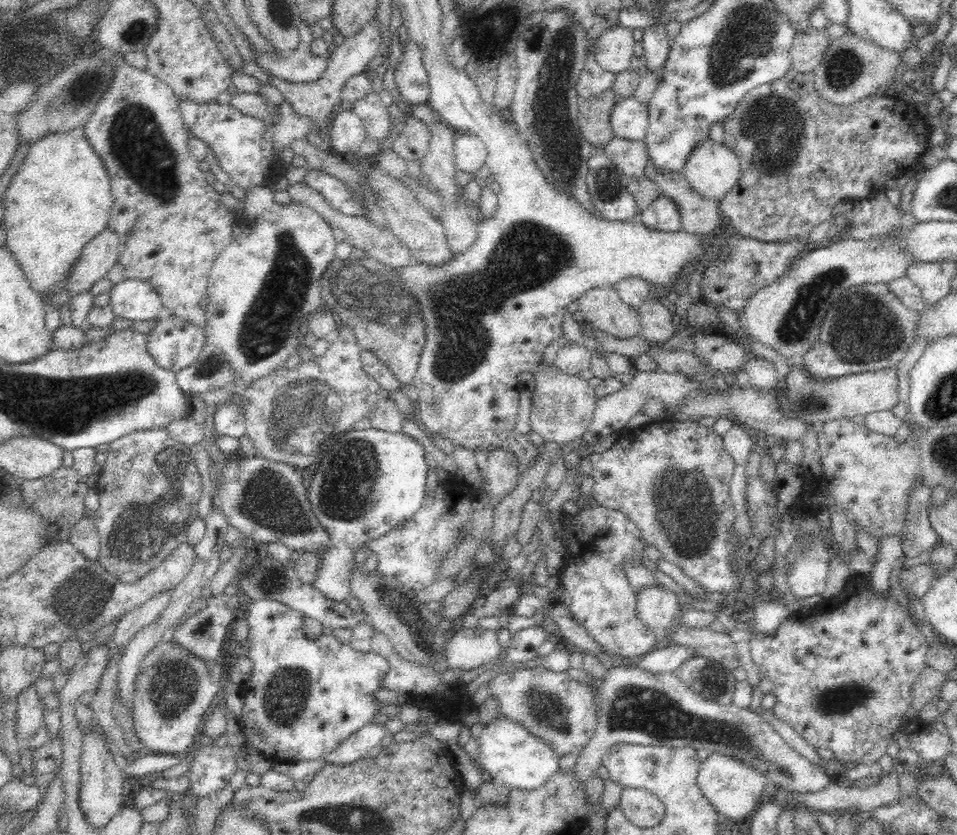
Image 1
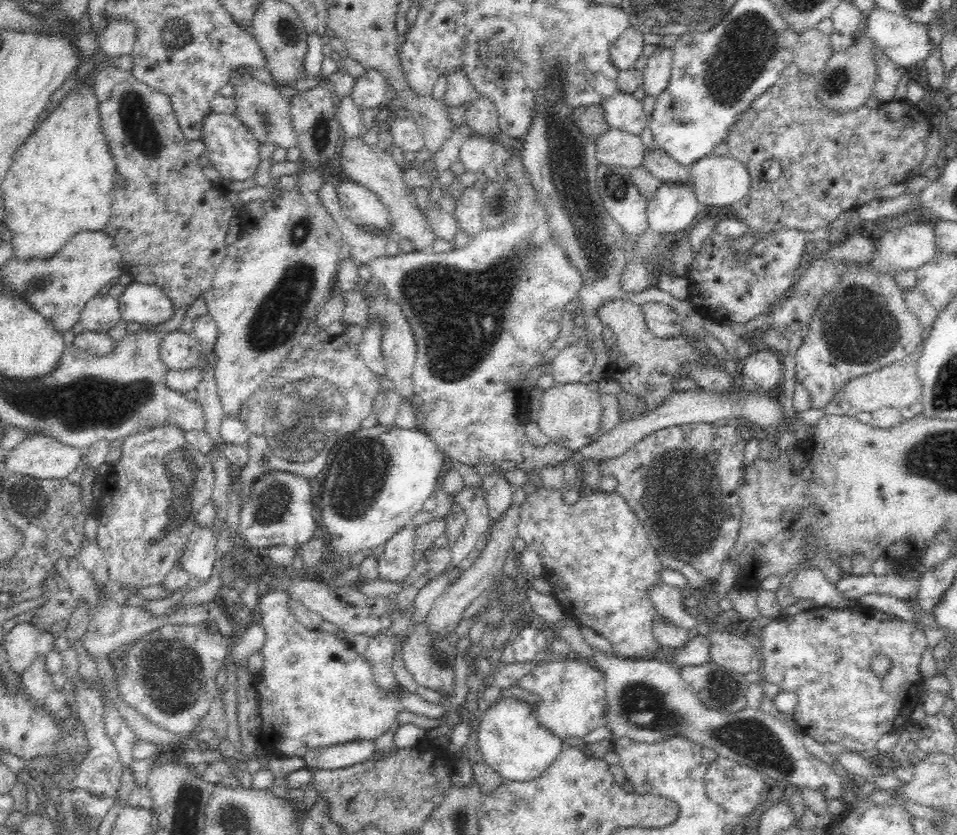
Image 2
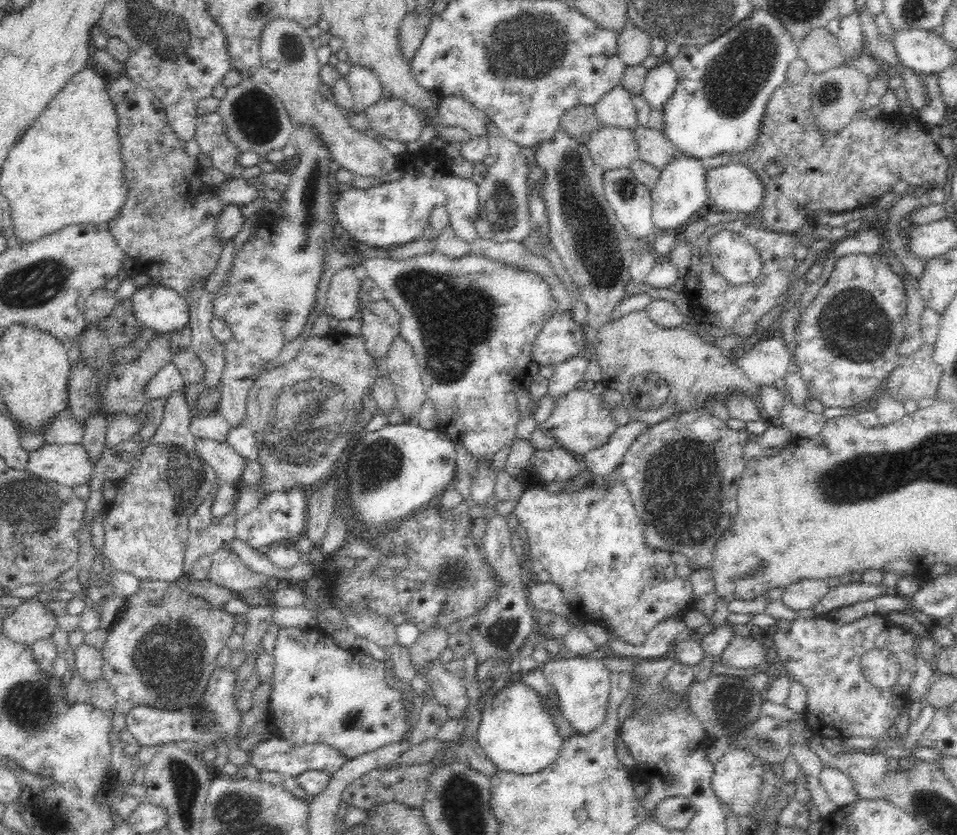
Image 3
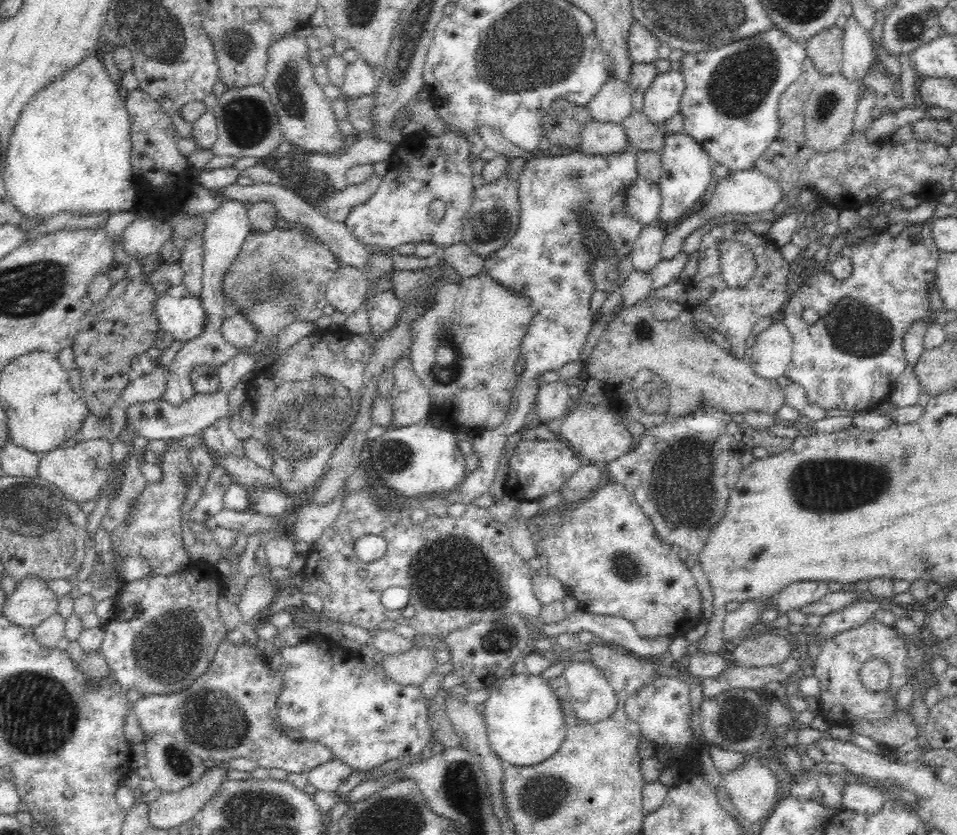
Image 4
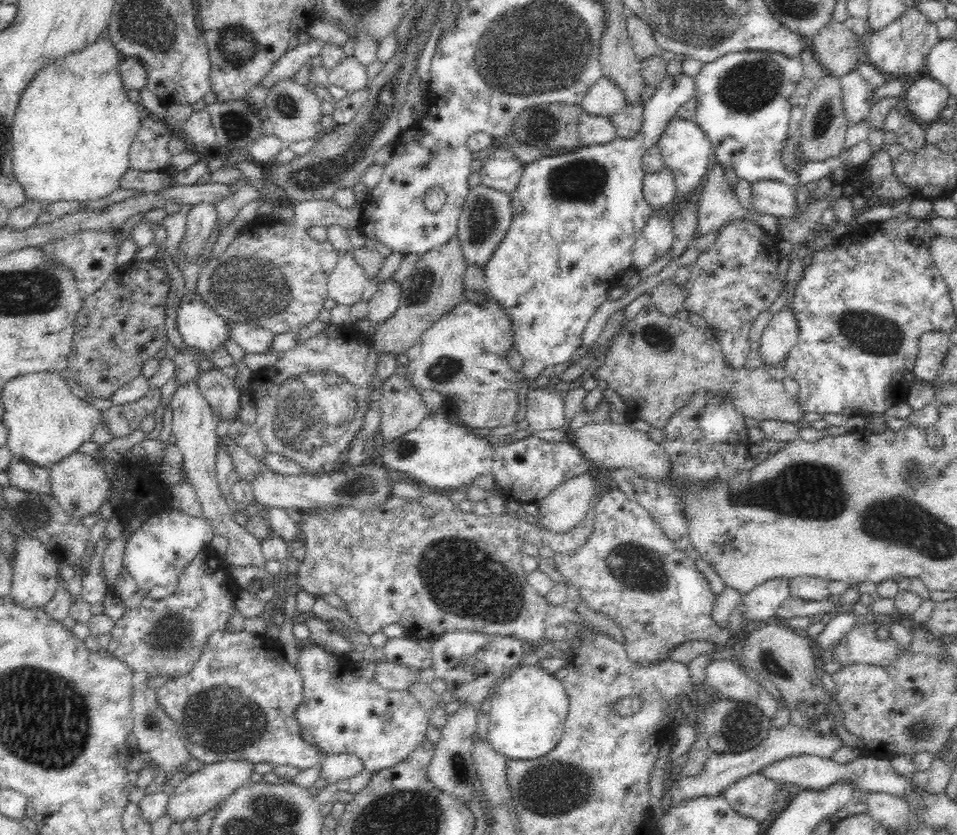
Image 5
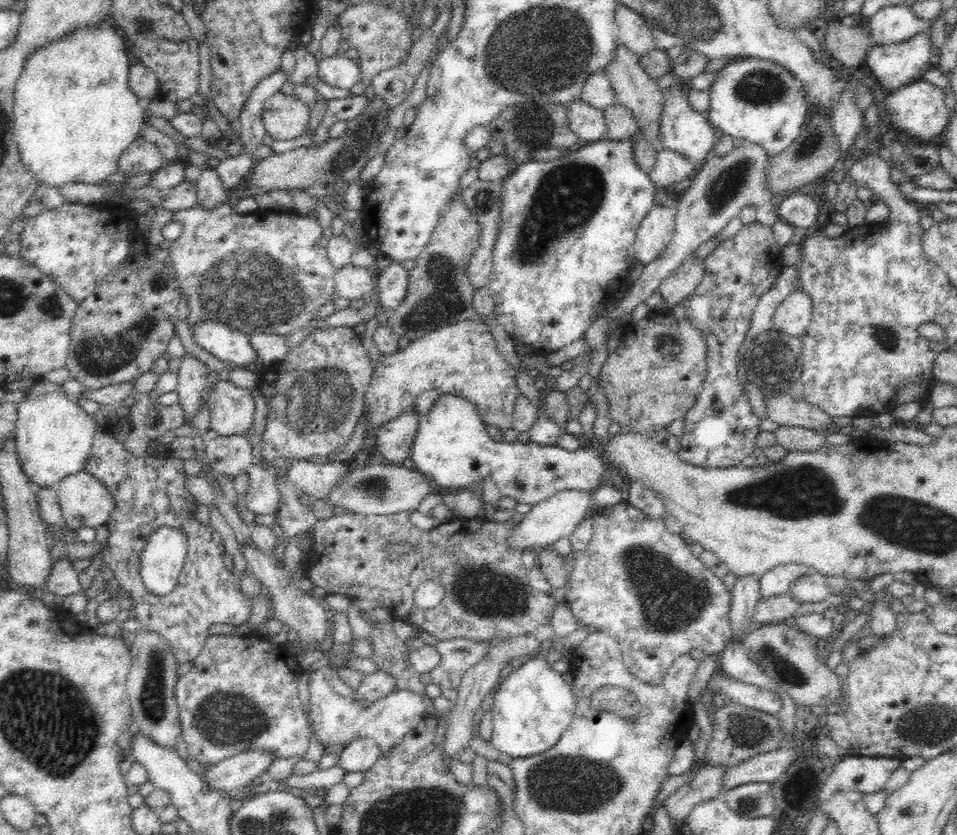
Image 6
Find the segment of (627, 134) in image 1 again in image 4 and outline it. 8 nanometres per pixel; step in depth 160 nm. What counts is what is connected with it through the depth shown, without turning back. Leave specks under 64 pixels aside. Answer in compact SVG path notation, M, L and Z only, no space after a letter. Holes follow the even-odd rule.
M610 79L587 104L594 121L621 124L633 111L632 89L620 79Z

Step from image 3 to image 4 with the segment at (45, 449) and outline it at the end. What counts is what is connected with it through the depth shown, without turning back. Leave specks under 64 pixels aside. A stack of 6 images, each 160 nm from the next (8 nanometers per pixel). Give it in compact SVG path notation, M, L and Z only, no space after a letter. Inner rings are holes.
M96 438L77 442L72 448L56 448L40 455L37 476L55 484L74 502L82 504L86 500L97 501L100 488L108 478L110 462L112 462L111 444L106 438Z

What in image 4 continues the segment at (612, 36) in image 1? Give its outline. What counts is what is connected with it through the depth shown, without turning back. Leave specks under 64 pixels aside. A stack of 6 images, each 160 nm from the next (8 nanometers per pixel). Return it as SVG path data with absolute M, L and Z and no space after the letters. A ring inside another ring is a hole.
M634 21L628 32L628 56L633 63L652 63L658 57L661 42L638 21Z

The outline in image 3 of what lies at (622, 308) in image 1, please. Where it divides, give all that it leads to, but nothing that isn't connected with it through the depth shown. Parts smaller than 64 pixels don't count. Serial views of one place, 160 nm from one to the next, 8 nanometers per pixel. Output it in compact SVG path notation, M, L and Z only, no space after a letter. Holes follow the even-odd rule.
M645 310L632 312L612 320L593 335L592 345L603 379L608 389L616 389L623 396L623 404L631 418L644 424L655 425L673 415L697 410L708 398L724 398L728 392L739 390L753 398L761 386L751 381L721 348L703 341L700 335L684 327L662 328L654 324ZM653 372L668 383L668 396L656 410L642 410L633 403L630 381L640 373Z

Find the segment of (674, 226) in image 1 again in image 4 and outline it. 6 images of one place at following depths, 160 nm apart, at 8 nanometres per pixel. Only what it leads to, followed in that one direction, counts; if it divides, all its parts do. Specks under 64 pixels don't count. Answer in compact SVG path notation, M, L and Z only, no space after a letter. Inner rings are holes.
M686 133L667 135L661 154L663 168L658 183L661 206L656 224L668 228L679 222L696 202L707 198L715 179L711 174L713 164L708 153Z

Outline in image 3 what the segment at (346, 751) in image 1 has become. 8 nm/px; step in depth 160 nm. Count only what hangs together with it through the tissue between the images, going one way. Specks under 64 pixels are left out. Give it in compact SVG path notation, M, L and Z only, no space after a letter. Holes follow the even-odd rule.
M284 740L262 741L253 747L252 764L258 771L275 771L280 775L296 777L307 770L334 774L346 757L336 748L320 743L297 747Z

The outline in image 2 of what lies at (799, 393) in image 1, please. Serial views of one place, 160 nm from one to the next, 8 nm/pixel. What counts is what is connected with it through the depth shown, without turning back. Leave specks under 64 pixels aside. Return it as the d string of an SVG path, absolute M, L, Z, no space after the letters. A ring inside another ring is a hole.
M918 346L903 359L897 360L894 364L880 368L862 376L850 378L834 396L832 400L823 406L824 415L851 416L859 412L871 413L879 408L892 407L902 409L910 407L914 402L920 401L922 385L916 375L918 357L922 352L922 346Z

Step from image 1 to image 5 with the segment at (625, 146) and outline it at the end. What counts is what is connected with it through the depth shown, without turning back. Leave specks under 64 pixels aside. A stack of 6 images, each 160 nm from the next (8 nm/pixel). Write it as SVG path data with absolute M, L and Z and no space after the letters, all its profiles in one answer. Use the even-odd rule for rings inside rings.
M588 114L580 115L577 129L579 132L579 146L606 144L617 137L617 130L611 117L601 117Z

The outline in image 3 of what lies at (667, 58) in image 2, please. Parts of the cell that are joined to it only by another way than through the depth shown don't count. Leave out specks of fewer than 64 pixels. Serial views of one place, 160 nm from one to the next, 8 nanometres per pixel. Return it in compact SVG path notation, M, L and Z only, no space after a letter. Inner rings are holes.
M664 59L648 70L641 94L650 107L660 110L668 96L672 96L676 84L676 71L672 68L670 60Z

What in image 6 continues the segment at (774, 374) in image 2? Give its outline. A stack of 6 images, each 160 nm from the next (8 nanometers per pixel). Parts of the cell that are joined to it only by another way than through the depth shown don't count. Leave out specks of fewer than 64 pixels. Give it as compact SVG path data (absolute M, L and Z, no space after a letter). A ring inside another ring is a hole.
M798 288L776 308L772 316L771 330L790 337L800 337L808 328L811 318L811 300Z

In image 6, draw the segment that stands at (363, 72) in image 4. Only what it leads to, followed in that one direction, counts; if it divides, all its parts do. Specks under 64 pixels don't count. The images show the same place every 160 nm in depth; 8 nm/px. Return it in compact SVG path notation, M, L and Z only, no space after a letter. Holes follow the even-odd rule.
M344 54L324 57L317 63L320 80L330 84L330 86L346 90L357 82L361 82L359 64L356 60L346 57Z

